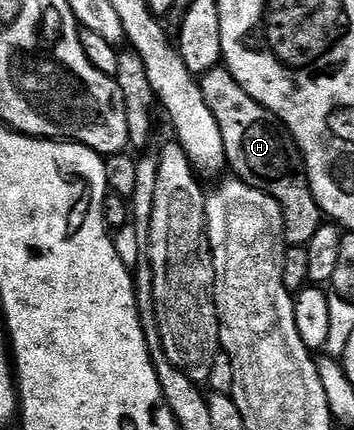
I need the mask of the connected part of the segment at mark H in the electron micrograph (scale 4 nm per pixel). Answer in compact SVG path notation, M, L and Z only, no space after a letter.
M224 66L204 73L199 83L211 114L215 114L215 122L219 122L225 158L228 167L233 167L232 175L279 202L285 219L286 245L308 246L311 238L315 238L315 230L322 226L323 213L313 196L301 154L284 124L262 104L255 102Z

